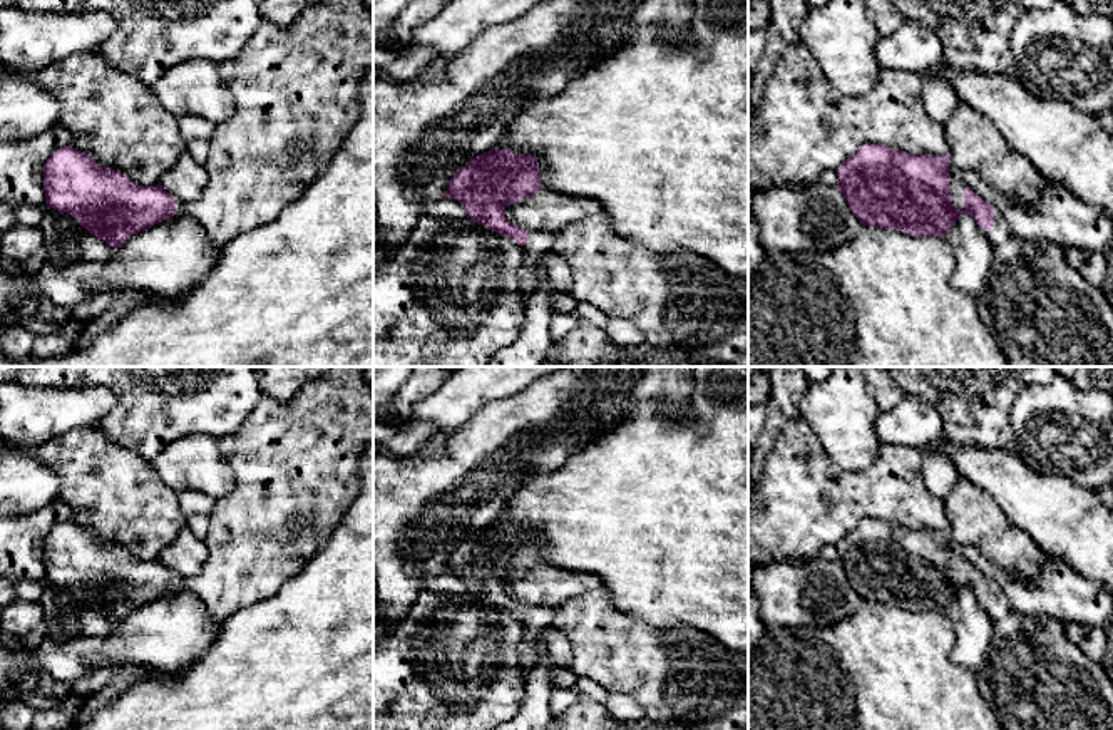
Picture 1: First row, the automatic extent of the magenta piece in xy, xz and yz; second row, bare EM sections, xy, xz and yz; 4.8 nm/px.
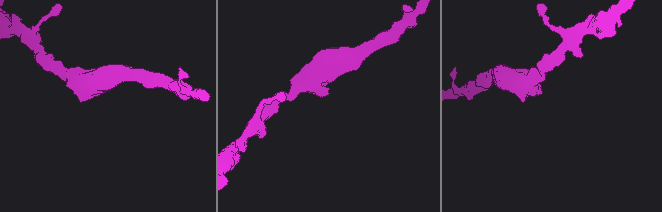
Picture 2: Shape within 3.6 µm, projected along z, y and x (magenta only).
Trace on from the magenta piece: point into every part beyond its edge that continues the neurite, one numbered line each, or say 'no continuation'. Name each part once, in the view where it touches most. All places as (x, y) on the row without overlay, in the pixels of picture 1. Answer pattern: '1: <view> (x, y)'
1: yz (956, 563)

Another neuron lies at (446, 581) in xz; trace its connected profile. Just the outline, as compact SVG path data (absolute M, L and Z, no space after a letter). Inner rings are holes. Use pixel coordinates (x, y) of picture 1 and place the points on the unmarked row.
M447 571L445 573L440 573L440 574L432 574L432 576L423 578L422 579L422 589L460 594L464 598L485 603L485 601L482 601L479 598L474 598L469 593L469 589L464 584L464 581L457 574L447 573Z

